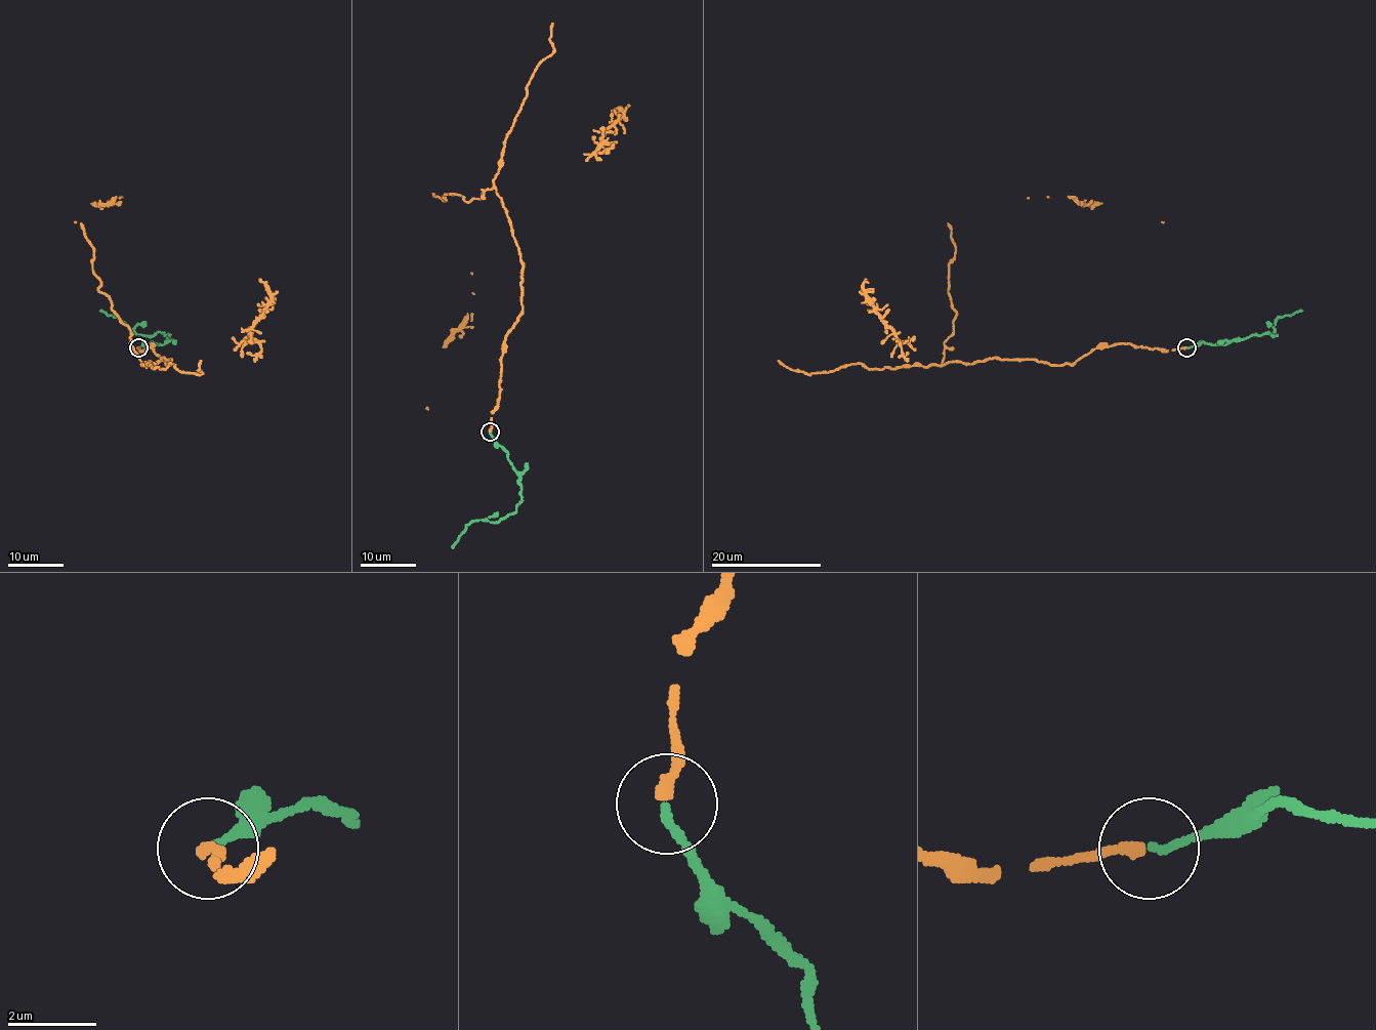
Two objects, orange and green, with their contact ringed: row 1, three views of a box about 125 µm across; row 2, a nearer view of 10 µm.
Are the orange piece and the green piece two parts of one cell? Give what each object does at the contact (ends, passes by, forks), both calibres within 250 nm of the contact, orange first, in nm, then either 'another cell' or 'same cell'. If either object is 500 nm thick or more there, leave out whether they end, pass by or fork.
orange ends | green ends | 240/170 nm | same cell

